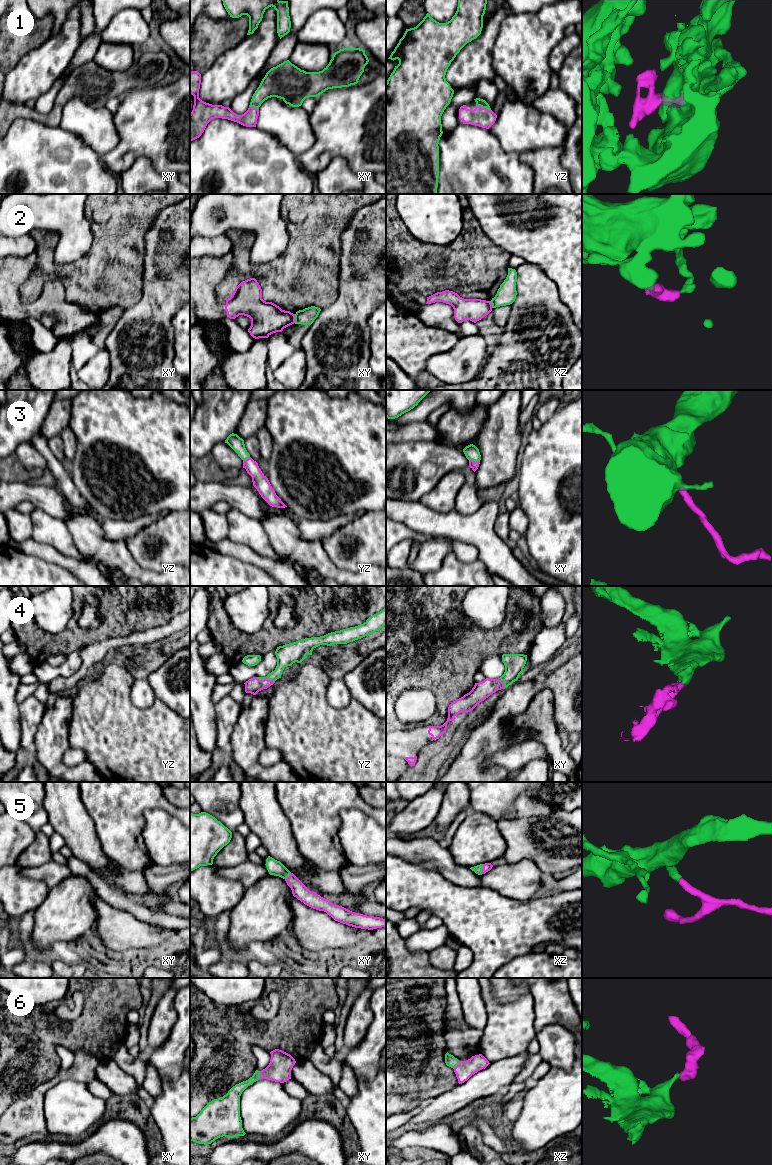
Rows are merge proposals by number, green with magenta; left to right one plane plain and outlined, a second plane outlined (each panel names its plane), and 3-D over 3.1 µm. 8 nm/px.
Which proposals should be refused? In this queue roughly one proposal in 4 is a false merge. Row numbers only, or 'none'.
2

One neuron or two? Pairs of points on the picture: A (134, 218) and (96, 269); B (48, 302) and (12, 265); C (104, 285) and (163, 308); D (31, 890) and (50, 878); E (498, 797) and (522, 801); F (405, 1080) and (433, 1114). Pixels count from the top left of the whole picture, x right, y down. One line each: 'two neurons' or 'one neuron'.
A: one neuron
B: one neuron
C: two neurons
D: two neurons
E: two neurons
F: two neurons

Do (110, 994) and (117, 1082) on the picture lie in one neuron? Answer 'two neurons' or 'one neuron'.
two neurons

